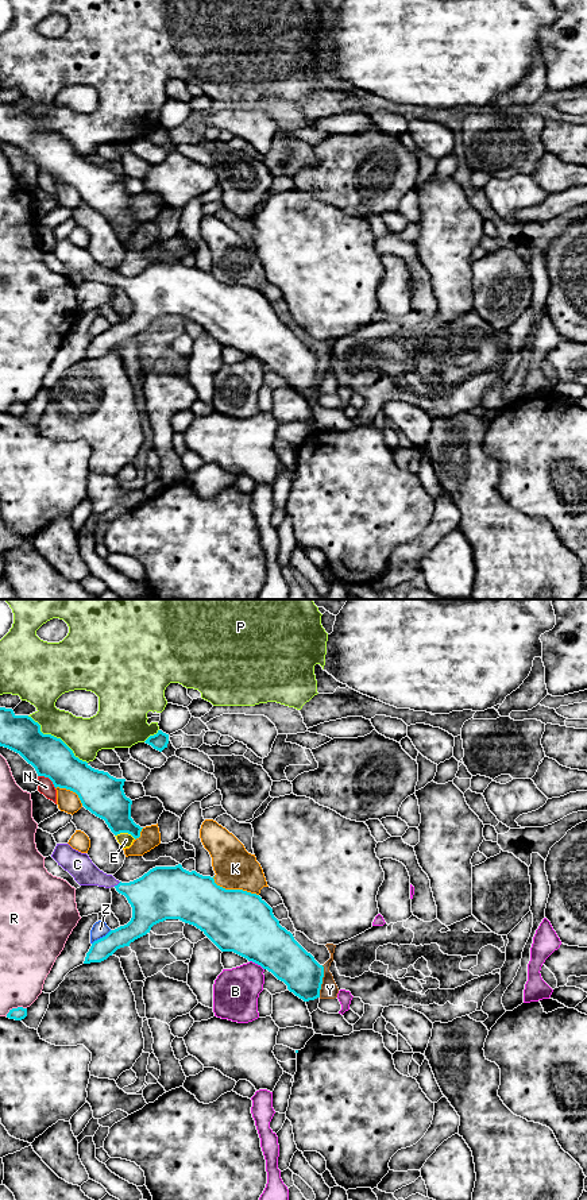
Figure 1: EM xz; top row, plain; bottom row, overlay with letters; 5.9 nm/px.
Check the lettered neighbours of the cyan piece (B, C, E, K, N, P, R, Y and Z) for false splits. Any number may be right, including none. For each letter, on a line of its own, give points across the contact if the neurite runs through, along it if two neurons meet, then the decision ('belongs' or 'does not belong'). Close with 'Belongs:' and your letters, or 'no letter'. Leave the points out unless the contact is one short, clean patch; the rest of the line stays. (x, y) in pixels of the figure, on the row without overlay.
B: does not belong
C: runs through xz (158, 290), (141, 289), (118, 280), (92, 271), (80, 262); belongs
E: does not belong
K: does not belong
N: does not belong
P: does not belong
R: does not belong
Y: does not belong
Z: border along xz (111, 325), (92, 339); does not belong
Belongs: C

